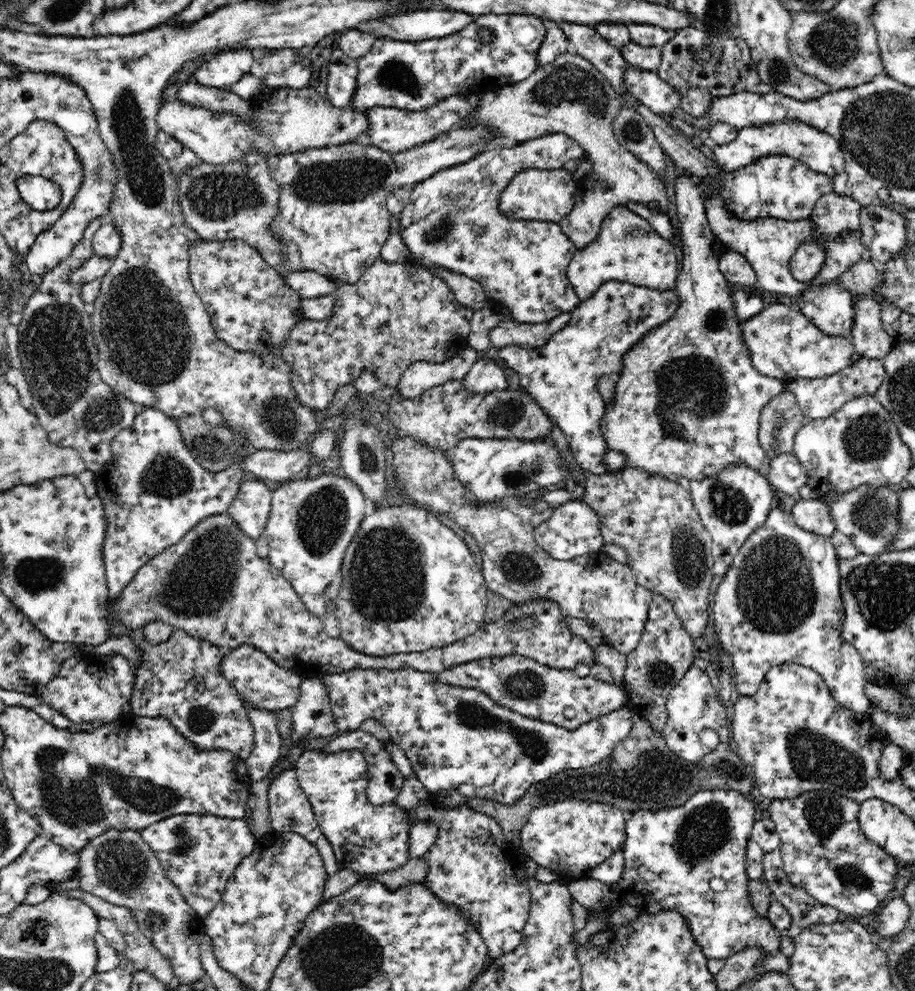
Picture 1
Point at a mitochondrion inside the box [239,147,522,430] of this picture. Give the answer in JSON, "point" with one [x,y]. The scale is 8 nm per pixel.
{"point":[343,181]}

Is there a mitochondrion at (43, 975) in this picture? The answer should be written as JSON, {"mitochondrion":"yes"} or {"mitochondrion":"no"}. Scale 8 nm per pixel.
{"mitochondrion":"yes"}

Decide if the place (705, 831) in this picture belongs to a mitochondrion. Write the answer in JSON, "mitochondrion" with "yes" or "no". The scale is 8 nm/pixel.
{"mitochondrion":"yes"}

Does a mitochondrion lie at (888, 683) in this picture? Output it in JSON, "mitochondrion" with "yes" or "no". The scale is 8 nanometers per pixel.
{"mitochondrion":"no"}

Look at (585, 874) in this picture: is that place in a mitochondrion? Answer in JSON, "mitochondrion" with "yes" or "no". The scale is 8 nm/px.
{"mitochondrion":"no"}

